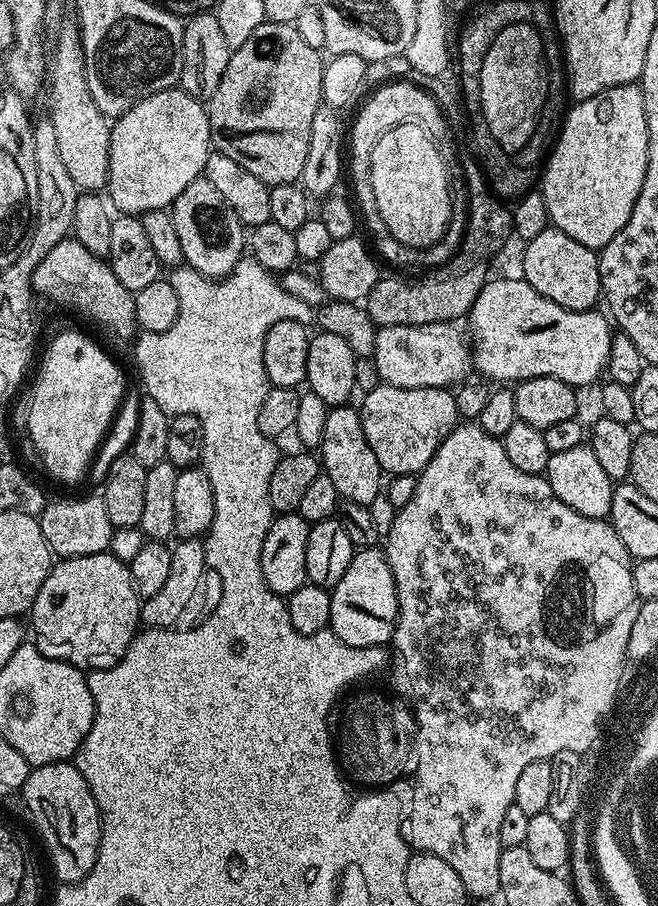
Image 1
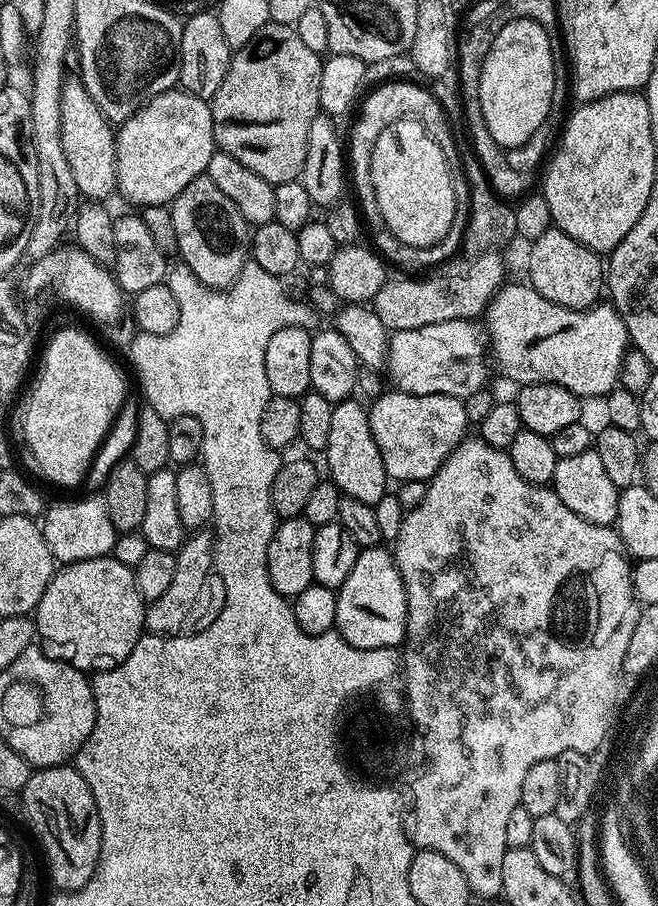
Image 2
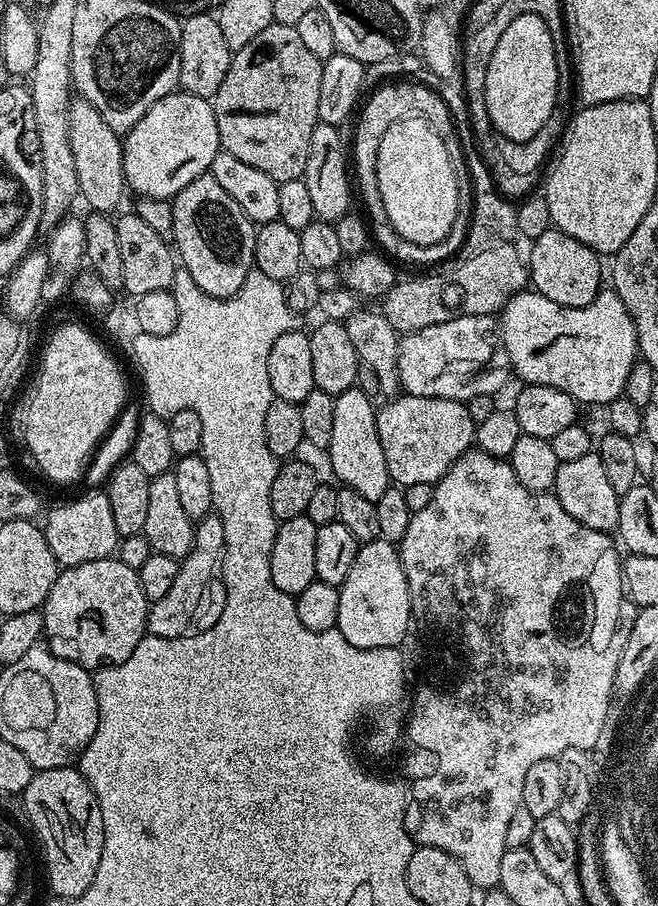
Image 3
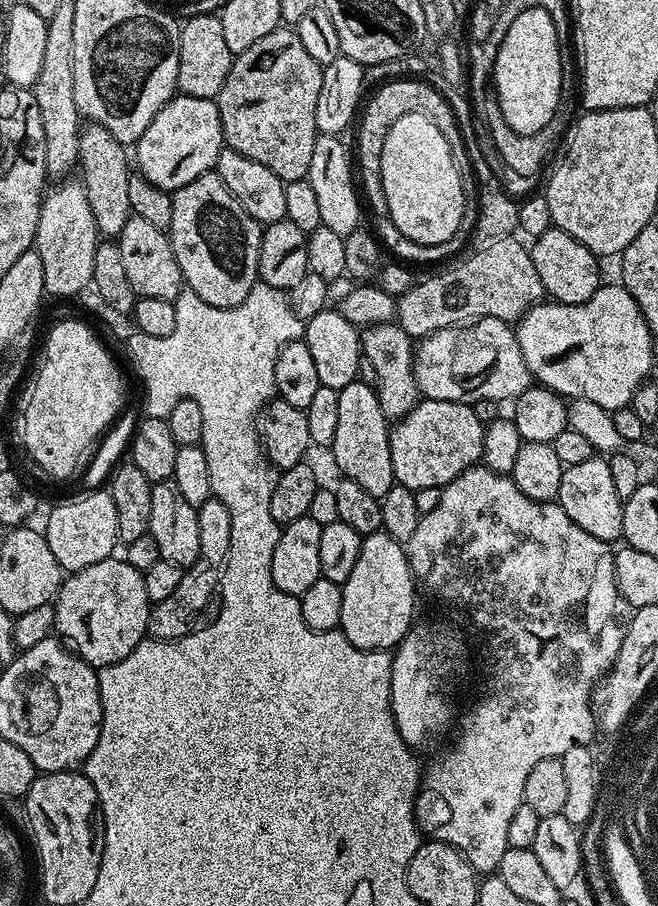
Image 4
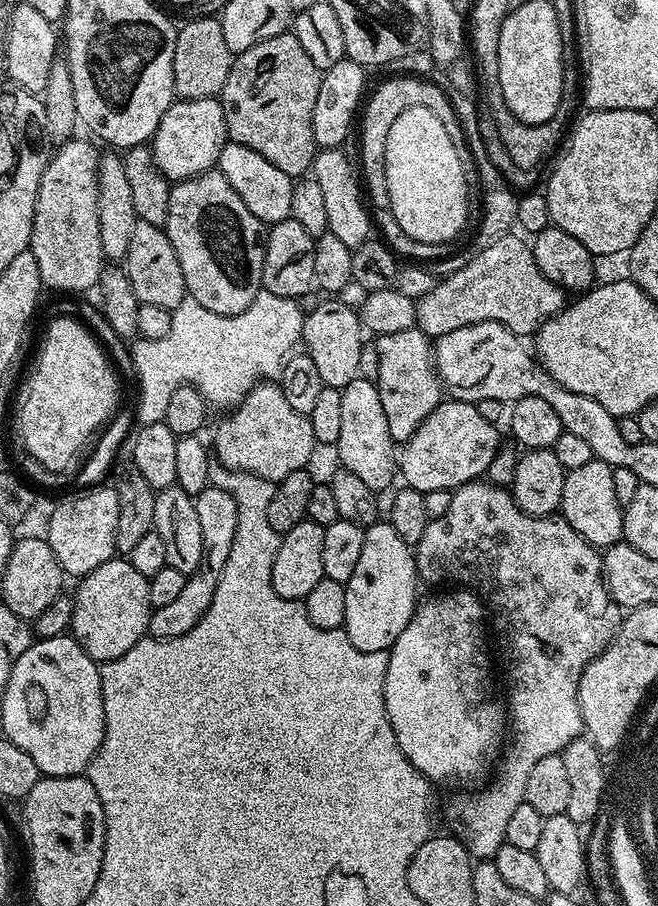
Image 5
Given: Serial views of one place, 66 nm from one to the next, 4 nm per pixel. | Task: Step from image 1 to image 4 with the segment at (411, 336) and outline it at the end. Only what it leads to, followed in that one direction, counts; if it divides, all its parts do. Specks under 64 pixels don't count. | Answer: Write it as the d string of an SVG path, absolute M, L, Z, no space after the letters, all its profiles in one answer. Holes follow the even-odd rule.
M482 318L466 324L446 327L423 337L413 353L415 366L415 382L425 399L434 401L452 401L474 404L479 400L511 401L520 396L527 388L533 387L532 371L526 366L526 358L522 358L522 350L516 341L513 325L507 320L498 318Z

